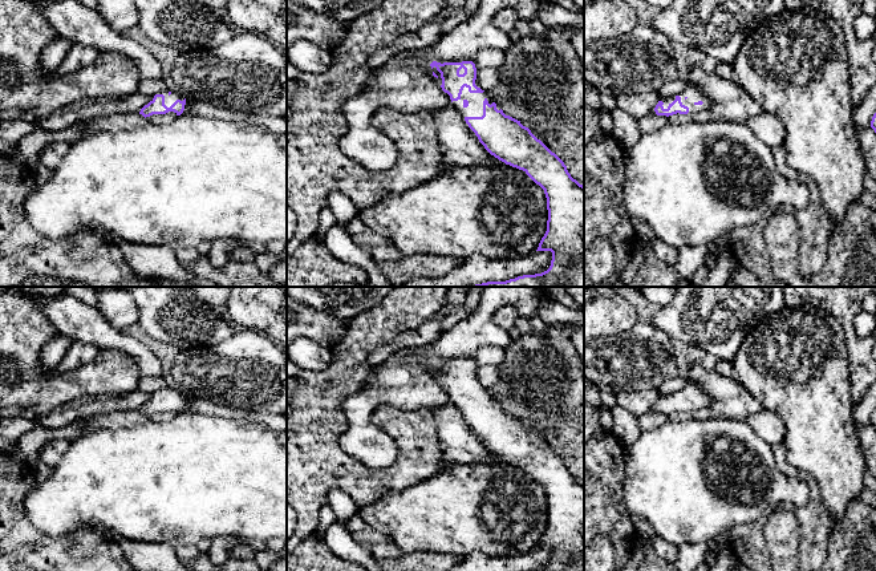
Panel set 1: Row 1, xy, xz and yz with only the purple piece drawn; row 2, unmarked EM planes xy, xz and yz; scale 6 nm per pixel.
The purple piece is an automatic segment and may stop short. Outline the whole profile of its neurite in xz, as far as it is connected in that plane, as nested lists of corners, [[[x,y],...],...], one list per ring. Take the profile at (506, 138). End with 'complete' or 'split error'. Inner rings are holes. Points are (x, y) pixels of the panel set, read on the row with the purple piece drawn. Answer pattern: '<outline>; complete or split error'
[[[474,61],[437,62],[427,64],[433,76],[438,78],[442,90],[446,93],[451,106],[465,118],[469,127],[475,133],[484,149],[499,161],[523,170],[536,185],[539,185],[547,198],[547,231],[542,238],[536,251],[551,251],[552,260],[547,271],[535,275],[523,275],[506,282],[487,282],[470,287],[584,287],[584,186],[571,177],[564,162],[552,153],[528,127],[520,121],[506,116],[500,108],[491,101],[487,92],[482,90],[476,81],[476,68]]]; split error

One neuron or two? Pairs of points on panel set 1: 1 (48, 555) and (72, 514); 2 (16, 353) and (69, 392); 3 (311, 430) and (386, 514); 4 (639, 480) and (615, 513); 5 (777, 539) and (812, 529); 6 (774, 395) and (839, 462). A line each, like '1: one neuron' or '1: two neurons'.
1: two neurons
2: one neuron
3: two neurons
4: two neurons
5: two neurons
6: one neuron

